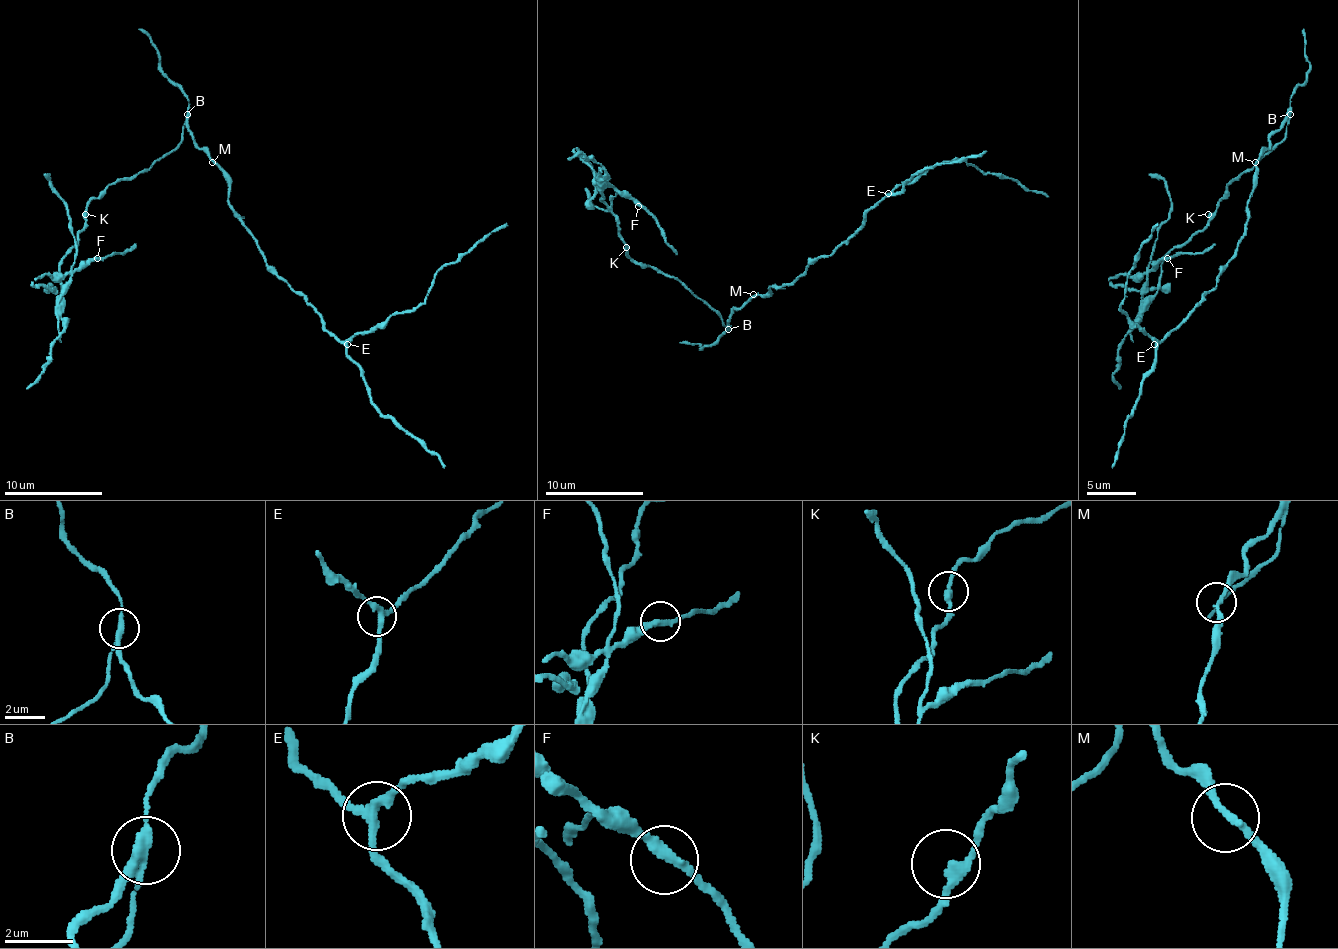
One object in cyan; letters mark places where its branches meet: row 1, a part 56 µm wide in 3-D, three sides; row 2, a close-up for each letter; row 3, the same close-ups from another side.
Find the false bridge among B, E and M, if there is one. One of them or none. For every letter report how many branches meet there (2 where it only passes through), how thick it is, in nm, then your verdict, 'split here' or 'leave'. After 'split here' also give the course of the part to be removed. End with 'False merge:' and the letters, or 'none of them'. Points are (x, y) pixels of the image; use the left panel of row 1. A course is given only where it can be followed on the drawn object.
B: 3 branches meet; 240 nm thick; split here; foreign part runs (188, 113), (171, 152), (87, 204), (87, 223), (63, 258), (60, 294), (75, 248), (65, 201), (43, 174)
E: 3 branches meet; 240 nm thick; leave
M: 2 branches meet; 190 nm thick; leave
False merge: B

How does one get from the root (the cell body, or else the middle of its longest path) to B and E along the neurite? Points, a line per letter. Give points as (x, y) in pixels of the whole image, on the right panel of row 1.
B: (1257, 162), (1257, 157), (1270, 145), (1270, 137), (1289, 113)
E: (1257, 162), (1255, 187), (1248, 204), (1245, 233), (1235, 253), (1203, 299), (1169, 334), (1154, 344)

